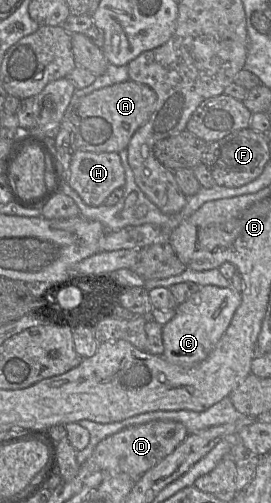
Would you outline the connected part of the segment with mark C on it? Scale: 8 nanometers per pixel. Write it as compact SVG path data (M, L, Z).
M203 285L175 308L174 317L162 326L163 357L172 364L191 367L205 360L226 332L241 304L241 294L234 287Z

